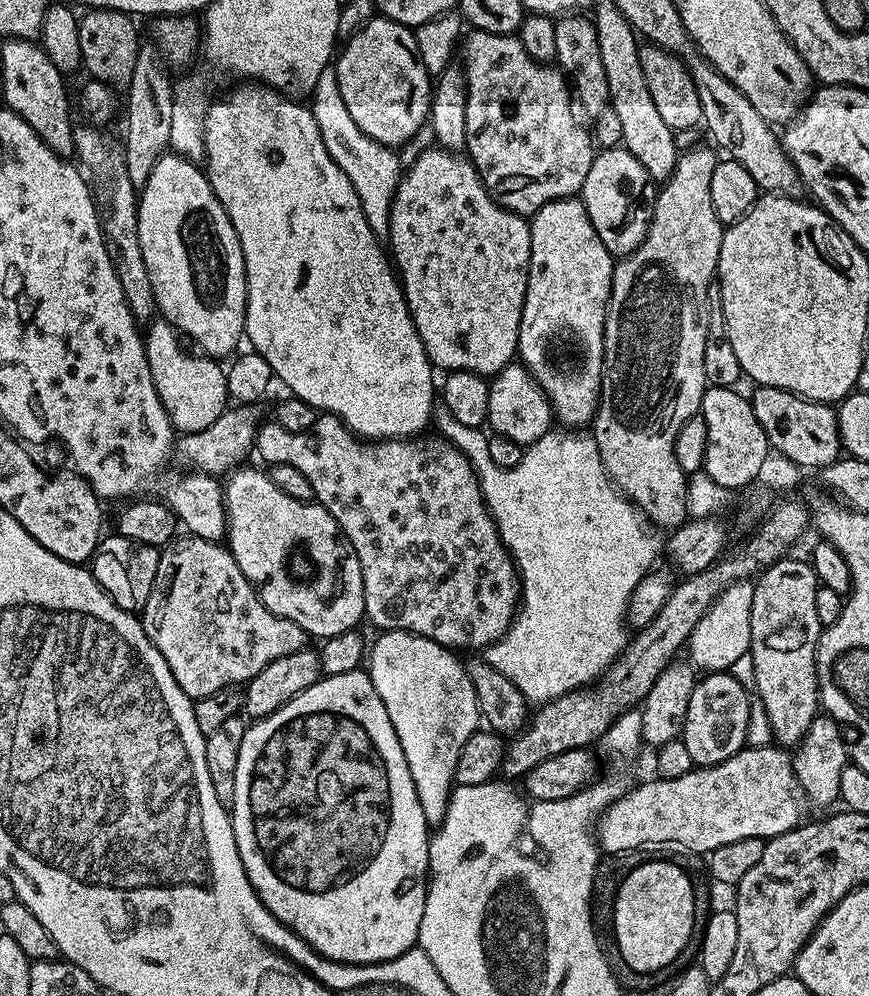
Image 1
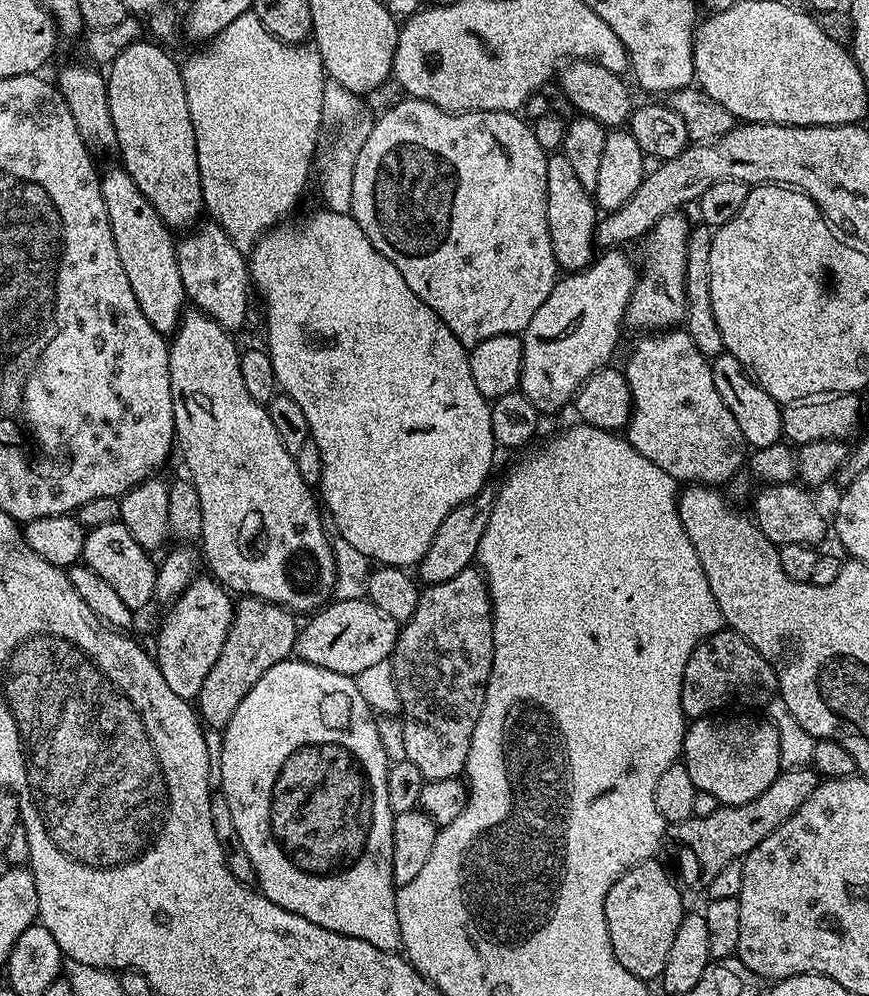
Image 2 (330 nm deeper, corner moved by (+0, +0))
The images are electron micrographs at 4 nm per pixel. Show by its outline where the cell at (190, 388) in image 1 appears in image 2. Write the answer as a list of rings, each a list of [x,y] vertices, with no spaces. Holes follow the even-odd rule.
[[[116,166],[105,176],[103,173],[99,181],[100,193],[110,218],[110,230],[114,234],[114,246],[118,246],[118,258],[122,258],[126,278],[130,278],[130,290],[134,290],[134,298],[138,298],[138,306],[142,306],[142,314],[146,314],[146,322],[150,322],[154,330],[175,333],[186,311],[182,274],[178,274],[177,241],[164,219],[144,197],[142,190],[134,186],[134,178],[130,178],[123,167]]]

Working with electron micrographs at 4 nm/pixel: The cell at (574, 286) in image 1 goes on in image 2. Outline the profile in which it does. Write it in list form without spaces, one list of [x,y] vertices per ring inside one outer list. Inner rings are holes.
[[[562,154],[549,155],[546,162],[546,222],[550,226],[550,242],[557,265],[568,274],[578,272],[581,268],[587,268],[594,259],[592,248],[594,249],[596,244],[598,209],[593,193],[586,186],[582,186],[578,173]]]

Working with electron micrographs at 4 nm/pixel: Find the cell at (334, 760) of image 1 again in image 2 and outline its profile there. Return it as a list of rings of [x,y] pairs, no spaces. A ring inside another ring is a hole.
[[[289,658],[270,666],[258,682],[242,698],[238,710],[234,710],[234,718],[222,729],[223,744],[221,746],[221,766],[219,791],[226,798],[226,806],[230,806],[230,814],[234,817],[234,830],[238,830],[238,838],[242,838],[242,846],[246,846],[246,854],[250,854],[250,862],[254,866],[256,884],[270,902],[314,922],[331,932],[337,932],[350,938],[358,938],[362,942],[370,942],[383,952],[399,953],[403,949],[402,930],[398,926],[398,910],[396,909],[396,893],[398,885],[392,877],[392,859],[394,858],[394,813],[388,797],[388,765],[390,757],[384,749],[384,740],[380,737],[380,728],[376,725],[377,717],[373,709],[368,707],[366,698],[358,690],[355,679],[343,676],[334,670],[326,670],[322,666],[307,664],[299,658]]]

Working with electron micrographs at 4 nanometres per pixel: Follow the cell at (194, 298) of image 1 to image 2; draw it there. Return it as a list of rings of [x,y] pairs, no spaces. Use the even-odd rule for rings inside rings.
[[[141,38],[136,43],[126,46],[126,50],[122,50],[118,58],[112,60],[106,72],[110,118],[114,122],[116,135],[115,147],[120,148],[120,156],[124,159],[124,171],[130,174],[130,178],[134,178],[134,186],[142,190],[144,197],[151,202],[169,229],[188,230],[201,219],[205,206],[198,170],[194,126],[190,122],[190,106],[186,102],[184,73],[181,65],[175,64],[159,48],[159,43],[147,44],[146,40]]]

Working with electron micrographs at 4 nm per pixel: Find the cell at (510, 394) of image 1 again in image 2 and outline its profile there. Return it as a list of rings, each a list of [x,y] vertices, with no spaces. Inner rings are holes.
[[[608,250],[597,255],[587,268],[571,274],[564,274],[557,279],[556,285],[550,290],[546,302],[538,306],[534,318],[524,328],[522,339],[524,341],[524,358],[520,371],[519,391],[530,398],[537,408],[560,408],[564,403],[571,401],[579,392],[581,384],[592,373],[609,363],[608,360],[616,352],[616,343],[620,340],[620,327],[625,327],[624,315],[628,309],[630,298],[634,294],[637,265],[632,265],[632,260],[624,250]]]

